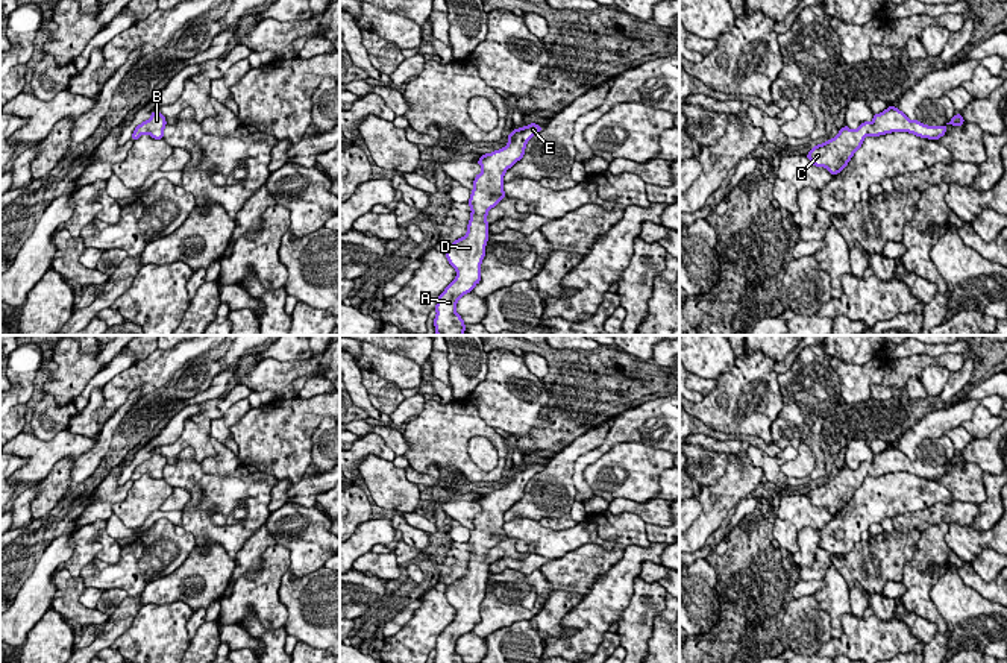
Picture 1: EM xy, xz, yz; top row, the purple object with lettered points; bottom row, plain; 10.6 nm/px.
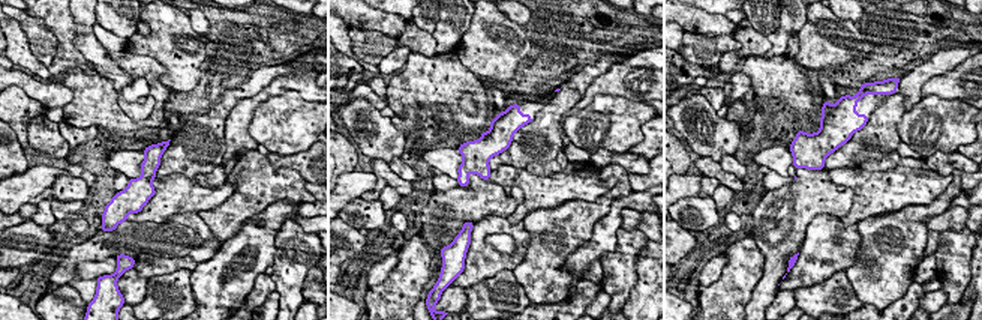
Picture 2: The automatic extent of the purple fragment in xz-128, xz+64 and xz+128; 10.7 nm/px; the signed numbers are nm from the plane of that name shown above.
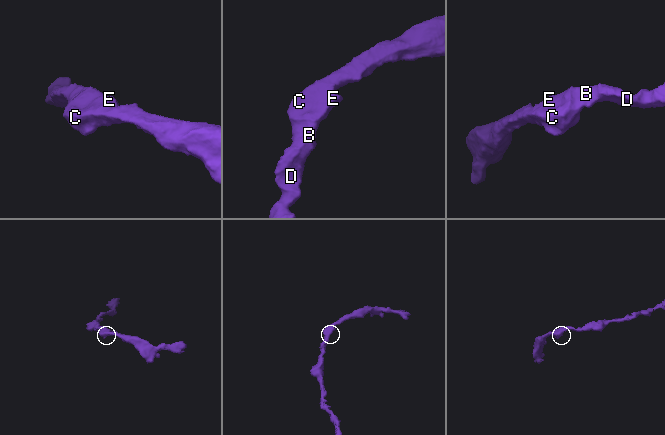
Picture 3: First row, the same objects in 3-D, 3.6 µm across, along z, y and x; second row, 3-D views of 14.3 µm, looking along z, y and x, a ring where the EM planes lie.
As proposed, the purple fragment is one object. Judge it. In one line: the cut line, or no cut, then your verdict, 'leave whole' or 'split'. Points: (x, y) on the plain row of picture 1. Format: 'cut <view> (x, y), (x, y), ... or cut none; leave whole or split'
cut none; leave whole

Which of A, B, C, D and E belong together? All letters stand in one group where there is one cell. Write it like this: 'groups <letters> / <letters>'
groups A B C D E

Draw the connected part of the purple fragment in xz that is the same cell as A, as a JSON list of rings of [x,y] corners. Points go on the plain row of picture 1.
[[[535,463],[514,469],[507,475],[505,487],[485,493],[476,501],[482,511],[475,516],[475,528],[469,539],[472,554],[467,573],[455,580],[444,592],[449,604],[456,610],[456,617],[438,636],[434,663],[464,663],[456,654],[456,642],[481,622],[481,602],[485,596],[490,567],[487,554],[507,537],[505,511],[523,498],[528,481],[541,470],[541,466]]]

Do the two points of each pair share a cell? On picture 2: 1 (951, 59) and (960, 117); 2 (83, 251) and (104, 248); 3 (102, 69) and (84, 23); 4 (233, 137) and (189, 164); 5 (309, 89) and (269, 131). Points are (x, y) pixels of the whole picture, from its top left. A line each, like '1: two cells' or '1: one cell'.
1: two cells
2: one cell
3: one cell
4: two cells
5: two cells

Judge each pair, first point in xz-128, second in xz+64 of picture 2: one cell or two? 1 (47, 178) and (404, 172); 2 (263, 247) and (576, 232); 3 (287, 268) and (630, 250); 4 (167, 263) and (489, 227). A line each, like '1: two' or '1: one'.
1: two
2: two
3: one
4: one

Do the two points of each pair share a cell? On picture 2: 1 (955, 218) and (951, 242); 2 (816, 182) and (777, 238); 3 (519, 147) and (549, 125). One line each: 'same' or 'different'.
1: different
2: same
3: same

